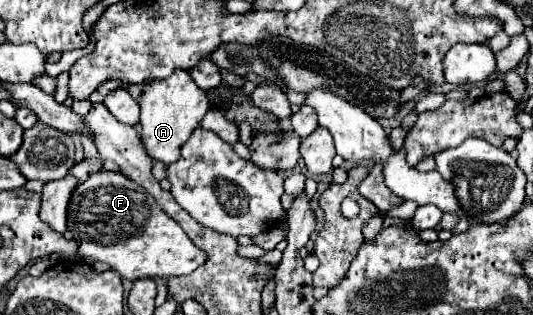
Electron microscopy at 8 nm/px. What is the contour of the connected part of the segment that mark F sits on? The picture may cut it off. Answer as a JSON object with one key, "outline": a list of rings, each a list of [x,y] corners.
{"outline":[[[97,171],[91,173],[87,181],[79,183],[71,195],[67,229],[75,233],[81,257],[105,261],[129,281],[189,275],[207,259],[183,229],[161,211],[155,199],[123,173]]]}

